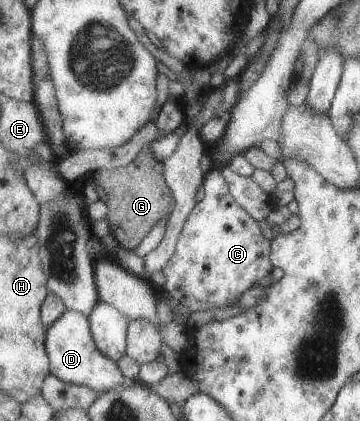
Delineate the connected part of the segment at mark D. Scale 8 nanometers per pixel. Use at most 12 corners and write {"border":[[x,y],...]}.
{"border":[[88,318],[45,328],[49,373],[107,392],[131,385],[96,349]]}

